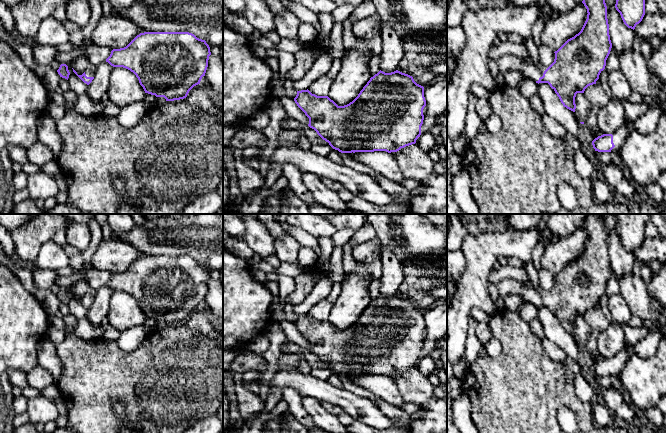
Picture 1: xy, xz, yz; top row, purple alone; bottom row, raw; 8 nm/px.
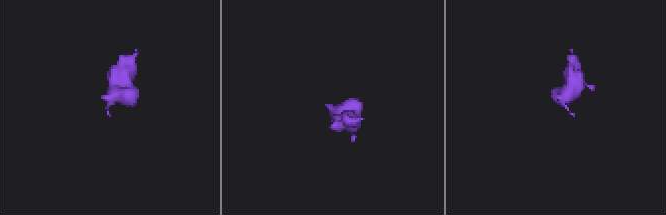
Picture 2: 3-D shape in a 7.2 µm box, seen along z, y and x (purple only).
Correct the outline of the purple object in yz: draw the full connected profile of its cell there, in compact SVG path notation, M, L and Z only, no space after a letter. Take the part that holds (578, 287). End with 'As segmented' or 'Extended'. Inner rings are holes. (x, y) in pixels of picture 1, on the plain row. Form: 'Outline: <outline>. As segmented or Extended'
Outline: M594 214L586 215L582 227L586 231L588 238L581 255L568 263L554 276L554 286L546 294L533 286L524 286L523 282L505 279L498 284L500 300L503 300L507 295L517 294L526 302L531 302L538 308L548 307L559 321L563 330L575 336L576 318L584 317L588 310L596 308L600 297L605 293L606 284L612 272L604 217L605 214L601 214L599 217Z. Extended

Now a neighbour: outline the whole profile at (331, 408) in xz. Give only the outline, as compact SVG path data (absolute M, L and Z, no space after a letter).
M322 401L321 404L324 407L324 409L330 414L339 416L343 412L342 407L334 403Z

